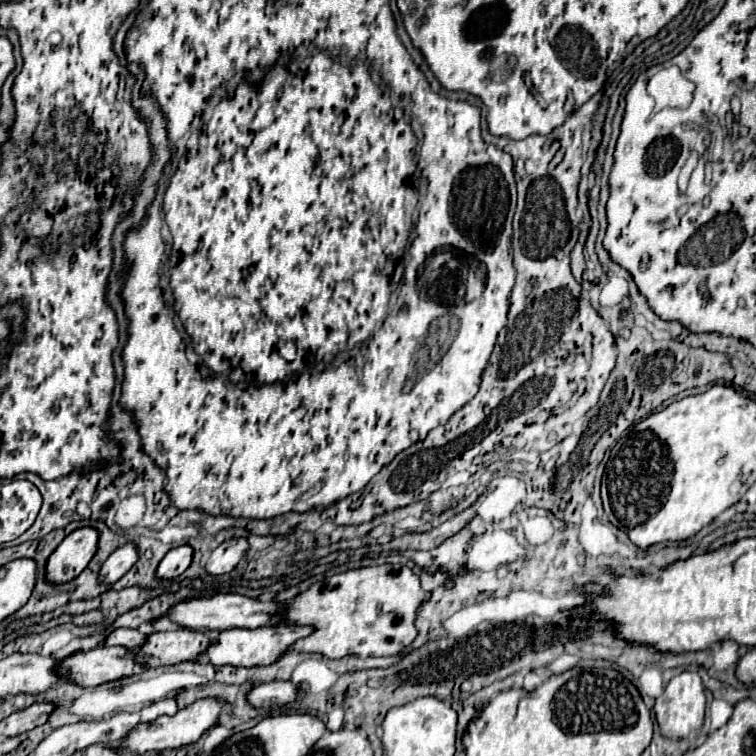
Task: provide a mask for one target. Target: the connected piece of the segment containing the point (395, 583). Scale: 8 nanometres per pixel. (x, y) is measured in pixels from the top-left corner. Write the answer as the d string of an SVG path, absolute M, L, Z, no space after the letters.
M383 564L383 566L367 566L357 570L347 570L343 574L335 574L331 578L325 578L323 582L311 584L305 592L297 594L291 602L279 606L279 618L287 624L297 626L313 626L315 630L289 646L297 652L317 652L325 658L343 658L347 654L357 656L393 656L399 654L405 646L409 646L415 636L415 612L419 604L427 600L427 592L419 584L419 576L411 572L411 568L401 564Z

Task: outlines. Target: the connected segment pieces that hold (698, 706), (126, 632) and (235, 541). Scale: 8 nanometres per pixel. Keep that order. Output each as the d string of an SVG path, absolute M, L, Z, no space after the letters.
M681 672L669 680L665 692L655 700L655 718L665 738L687 738L703 726L705 718L705 688L697 672Z
M117 628L113 630L107 638L105 638L105 646L125 646L129 650L135 650L135 646L139 646L139 642L143 642L145 634L141 634L139 630L131 630L131 628Z
M231 538L225 540L221 546L217 546L211 552L209 562L205 564L209 574L225 574L237 568L237 564L243 560L243 556L249 550L247 538Z

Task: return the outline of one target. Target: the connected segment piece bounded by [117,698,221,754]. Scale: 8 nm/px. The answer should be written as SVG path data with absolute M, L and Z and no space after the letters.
M203 698L195 704L179 710L175 716L159 716L153 722L145 722L135 726L119 744L119 754L145 754L147 750L165 750L165 748L179 748L191 742L197 742L201 734L217 724L221 702L215 698Z

